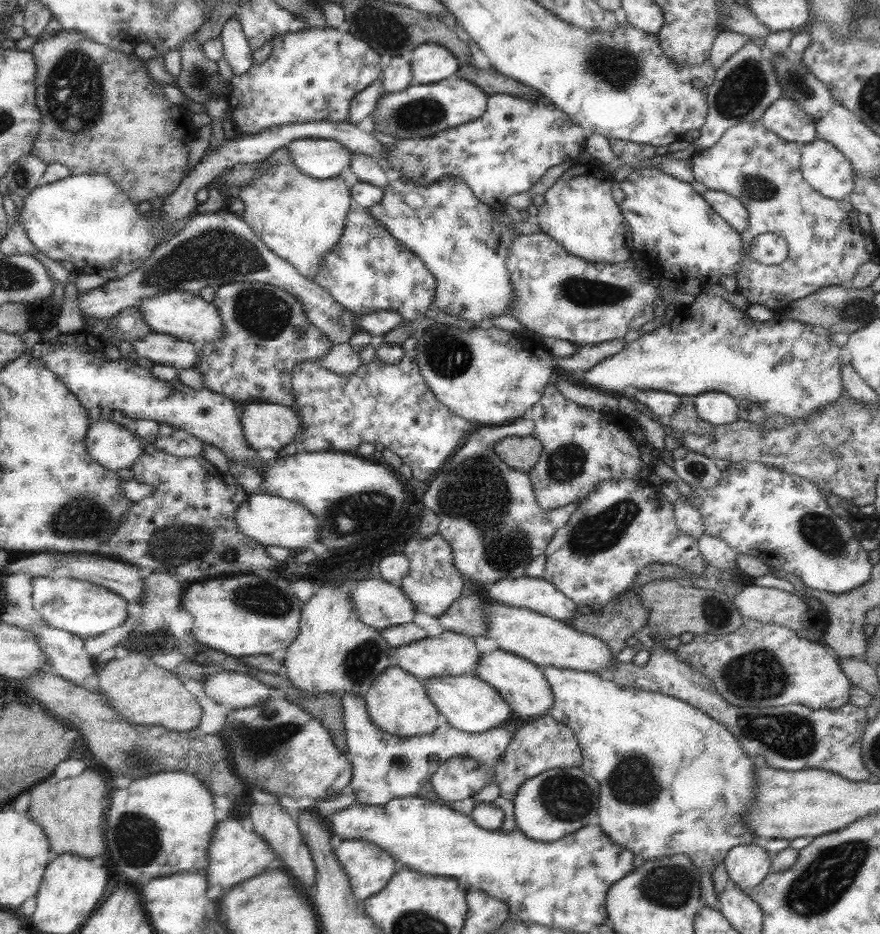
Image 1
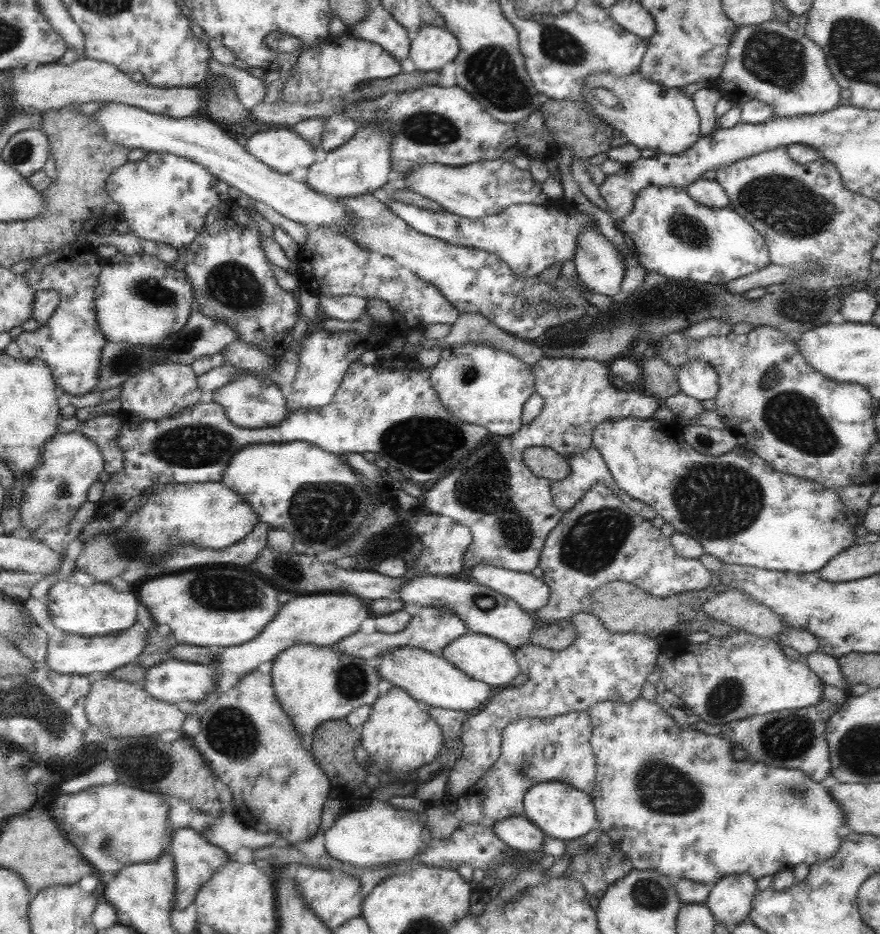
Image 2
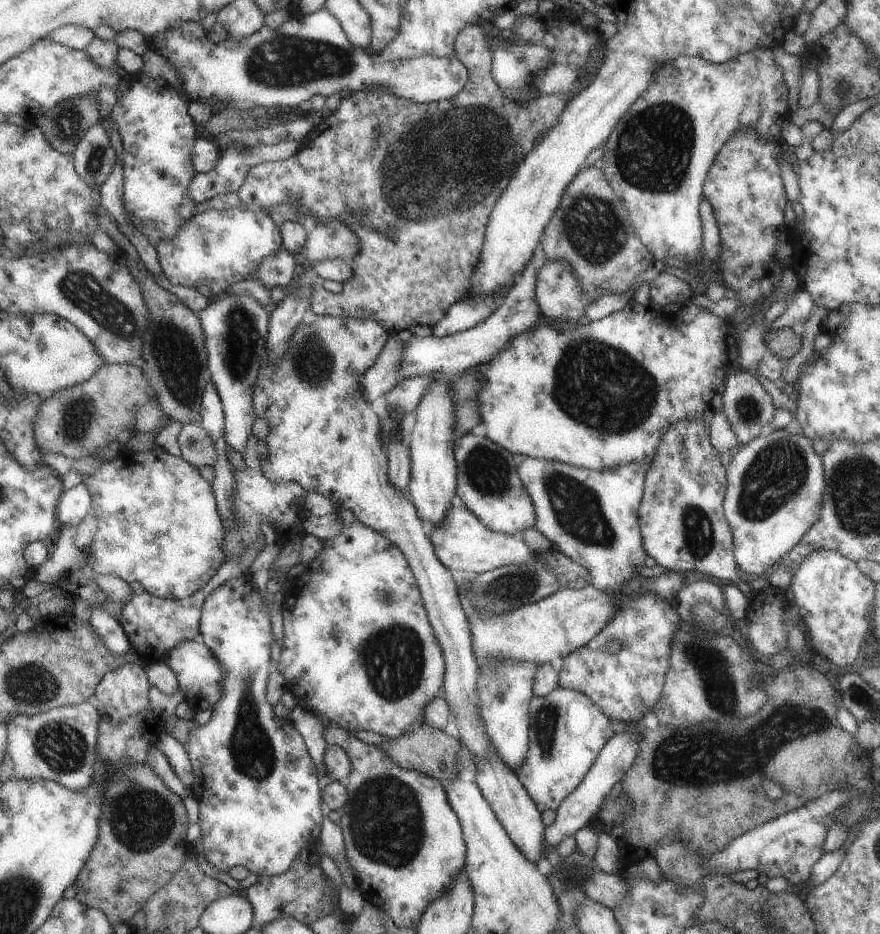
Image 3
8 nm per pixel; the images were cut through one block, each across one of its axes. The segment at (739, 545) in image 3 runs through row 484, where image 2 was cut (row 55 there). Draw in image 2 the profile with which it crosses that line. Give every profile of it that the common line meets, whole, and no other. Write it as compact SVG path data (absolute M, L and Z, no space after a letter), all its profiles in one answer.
M775 20L741 26L733 32L719 78L719 92L723 98L733 100L735 104L759 100L773 110L773 118L825 114L843 104L839 96L841 88L827 70L823 50L807 36L799 36Z

